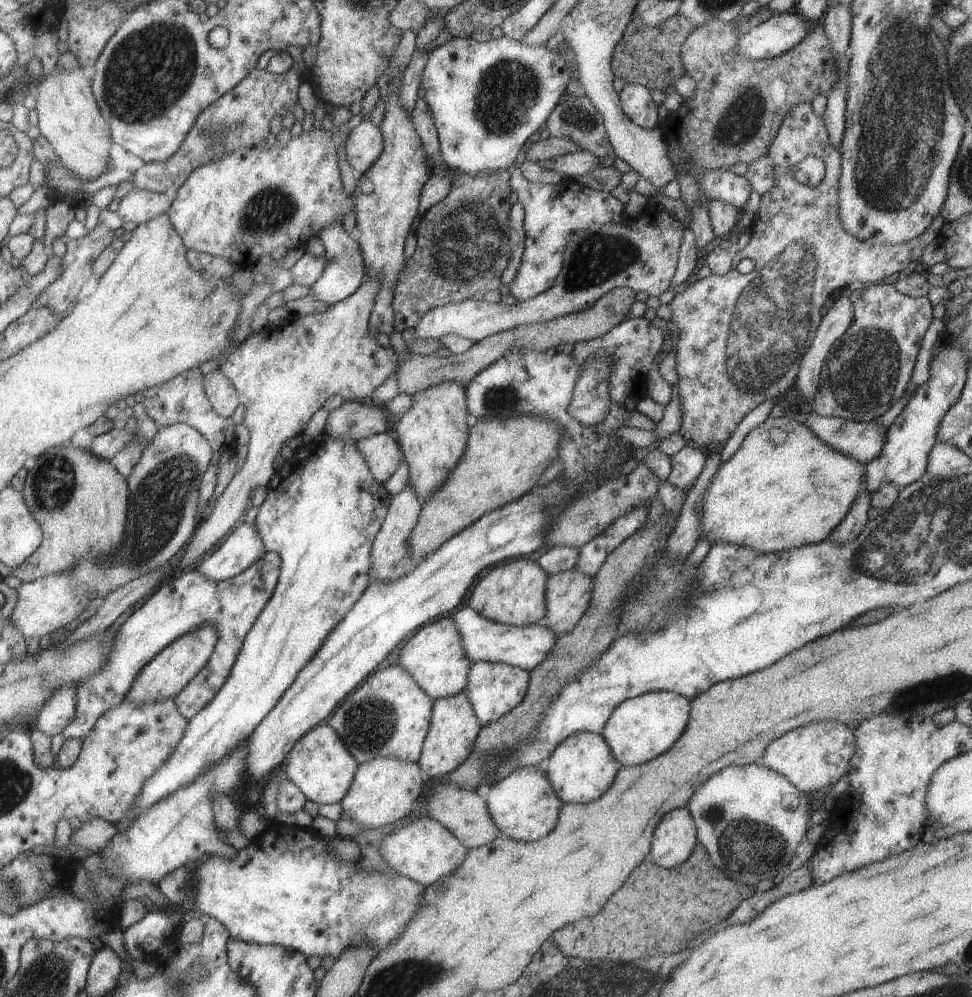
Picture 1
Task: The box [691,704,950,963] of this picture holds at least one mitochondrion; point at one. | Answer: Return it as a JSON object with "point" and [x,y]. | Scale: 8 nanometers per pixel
{"point":[739,842]}

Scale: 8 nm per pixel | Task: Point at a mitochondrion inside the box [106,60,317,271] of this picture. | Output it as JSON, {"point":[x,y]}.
{"point":[269,214]}

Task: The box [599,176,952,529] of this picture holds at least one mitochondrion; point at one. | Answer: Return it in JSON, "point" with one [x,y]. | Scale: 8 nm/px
{"point":[772,313]}

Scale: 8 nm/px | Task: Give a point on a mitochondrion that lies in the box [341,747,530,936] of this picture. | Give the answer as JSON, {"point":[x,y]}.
{"point":[398,908]}

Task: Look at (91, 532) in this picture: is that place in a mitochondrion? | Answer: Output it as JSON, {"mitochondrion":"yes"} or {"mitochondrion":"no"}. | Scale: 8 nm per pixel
{"mitochondrion":"no"}

